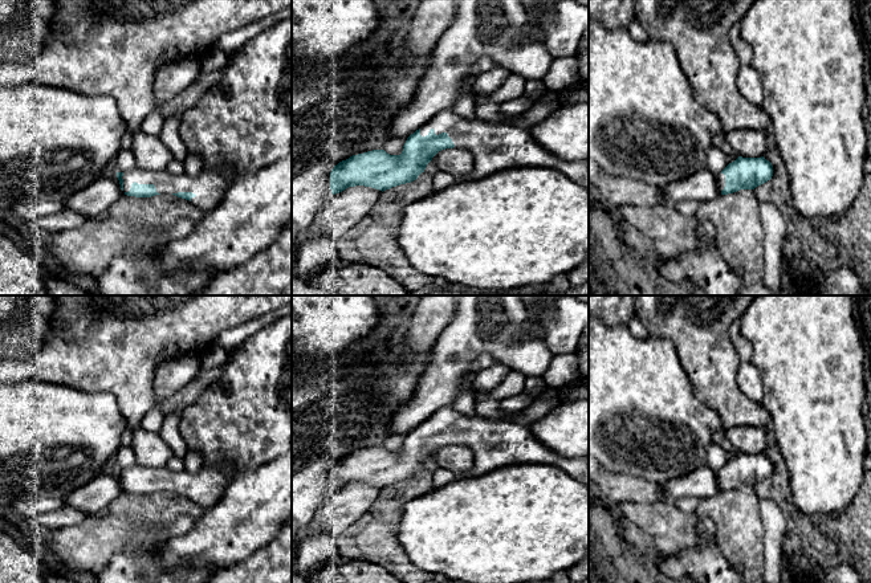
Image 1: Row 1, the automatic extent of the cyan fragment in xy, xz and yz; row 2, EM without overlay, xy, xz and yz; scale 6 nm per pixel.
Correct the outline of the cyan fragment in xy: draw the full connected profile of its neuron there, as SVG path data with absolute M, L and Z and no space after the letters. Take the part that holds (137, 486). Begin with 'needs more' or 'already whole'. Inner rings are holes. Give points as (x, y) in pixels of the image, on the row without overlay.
needs more; M138 464L127 469L117 469L121 486L127 493L151 494L172 490L190 497L204 509L219 501L236 473L237 469L232 464L203 466L196 474L187 470L176 473L167 466L145 468Z

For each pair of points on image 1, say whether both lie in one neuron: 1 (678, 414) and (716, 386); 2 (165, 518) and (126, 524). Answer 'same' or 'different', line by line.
1: different
2: same

